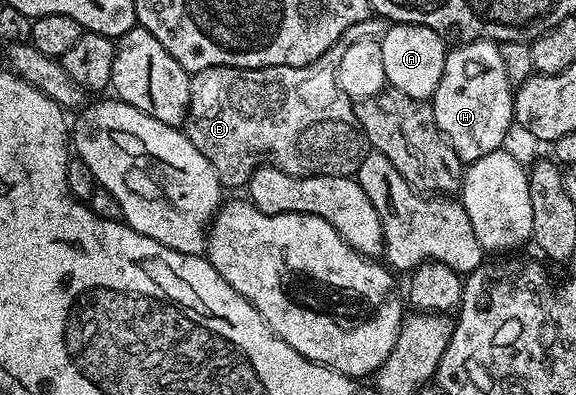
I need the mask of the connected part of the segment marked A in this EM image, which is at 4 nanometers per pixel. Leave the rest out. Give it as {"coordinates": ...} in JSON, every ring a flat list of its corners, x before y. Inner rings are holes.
{"coordinates":[[412,22,388,25,381,35,381,56,385,63,387,86,405,92,405,96,431,99,437,84,441,84,448,49,443,35,433,28]]}

